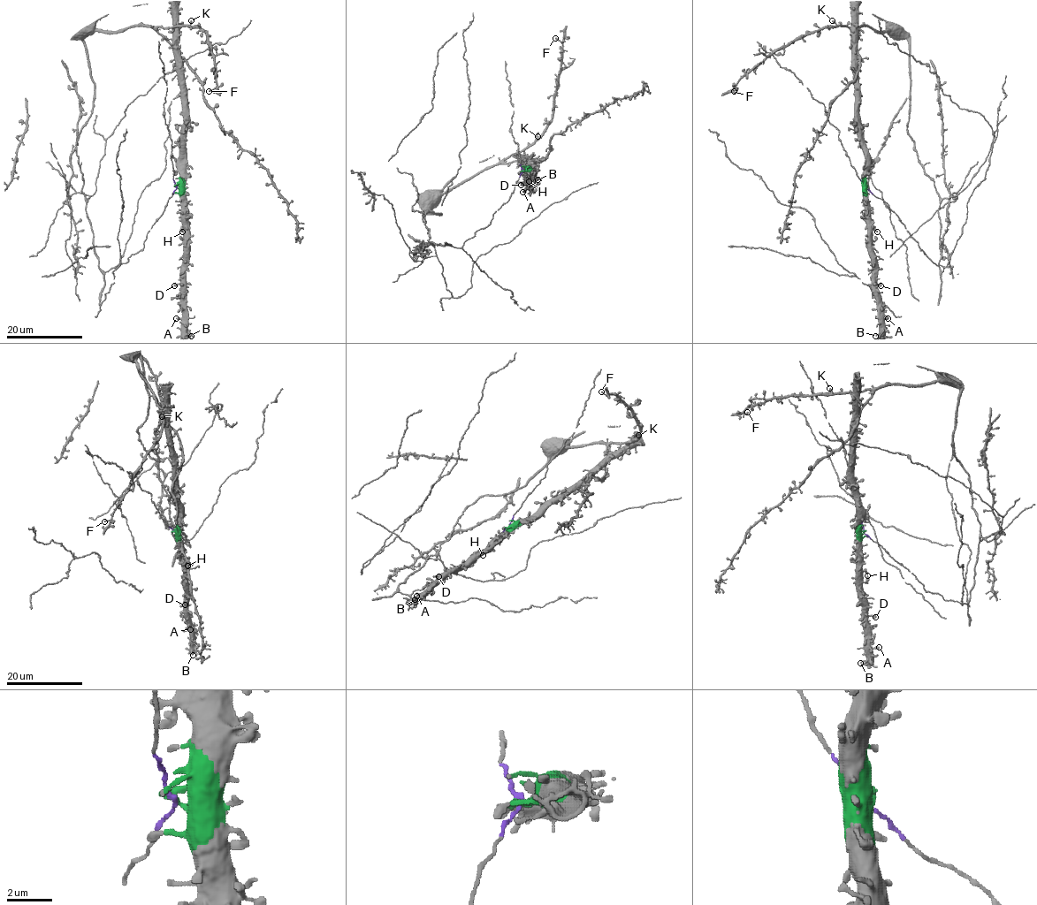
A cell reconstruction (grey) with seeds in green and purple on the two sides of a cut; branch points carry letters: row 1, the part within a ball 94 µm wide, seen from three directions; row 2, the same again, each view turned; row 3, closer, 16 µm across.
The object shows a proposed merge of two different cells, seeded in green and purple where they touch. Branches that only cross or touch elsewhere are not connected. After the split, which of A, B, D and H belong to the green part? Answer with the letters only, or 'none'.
A, B, D, H

